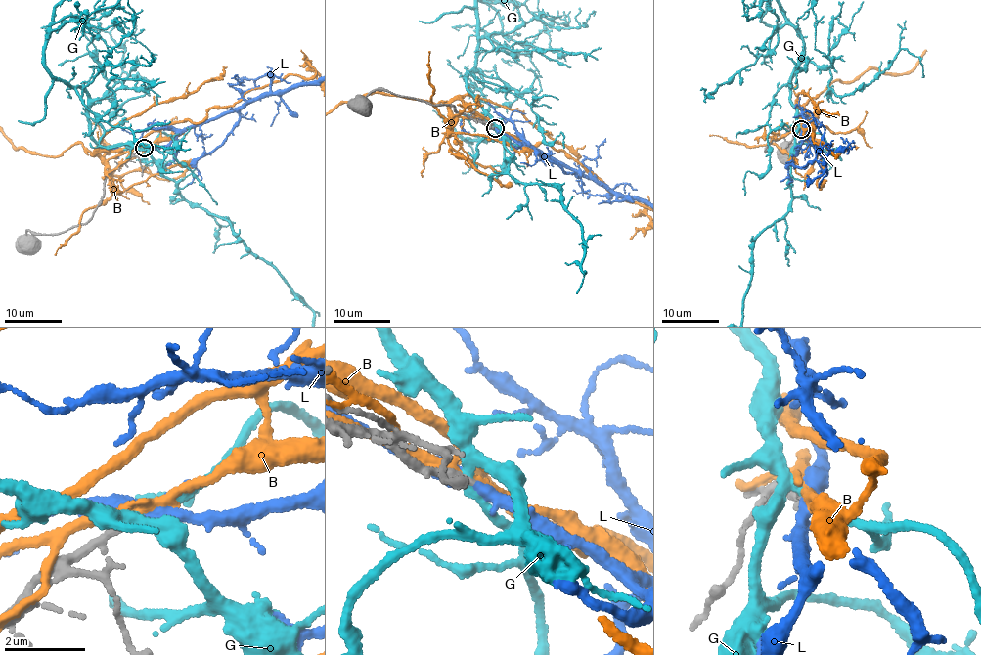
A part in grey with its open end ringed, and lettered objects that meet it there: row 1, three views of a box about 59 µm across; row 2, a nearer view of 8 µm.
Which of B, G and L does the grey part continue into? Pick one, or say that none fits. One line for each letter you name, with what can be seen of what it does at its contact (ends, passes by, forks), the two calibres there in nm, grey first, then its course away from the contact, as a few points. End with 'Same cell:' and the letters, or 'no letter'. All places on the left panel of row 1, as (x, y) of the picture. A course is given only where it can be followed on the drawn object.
L: it forks | 220/320 nm
Same cell: L

